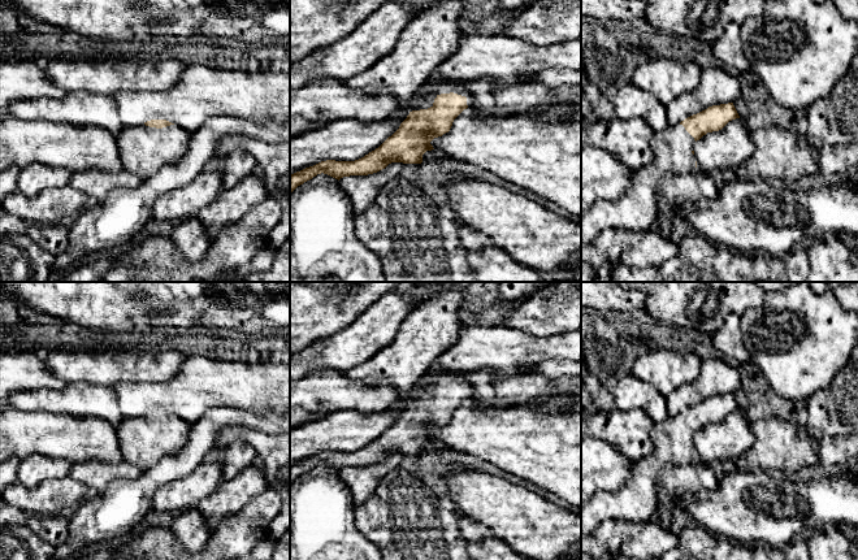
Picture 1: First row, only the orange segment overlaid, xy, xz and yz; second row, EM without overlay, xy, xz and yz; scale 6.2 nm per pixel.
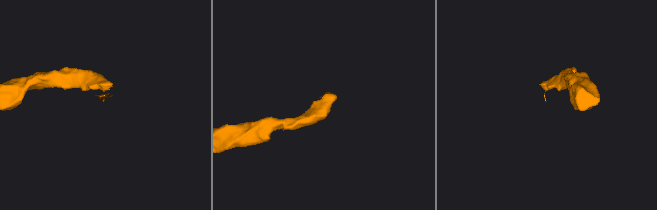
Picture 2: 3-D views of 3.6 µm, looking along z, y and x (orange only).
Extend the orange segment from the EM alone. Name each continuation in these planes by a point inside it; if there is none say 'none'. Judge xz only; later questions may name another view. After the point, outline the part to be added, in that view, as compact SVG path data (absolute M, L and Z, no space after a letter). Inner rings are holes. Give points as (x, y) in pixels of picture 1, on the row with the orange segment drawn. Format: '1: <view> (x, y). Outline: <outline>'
1: xz (436, 85). Outline: M434 69L426 83L419 88L416 95L407 103L412 110L428 109L433 107L434 99L441 94L458 94L467 97L467 105L471 108L473 104L472 95L456 83L456 79L448 79L443 77L437 69Z

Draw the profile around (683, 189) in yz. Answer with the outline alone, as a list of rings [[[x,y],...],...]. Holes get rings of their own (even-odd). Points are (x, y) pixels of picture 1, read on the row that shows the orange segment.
[[[694,168],[689,173],[668,175],[660,185],[660,212],[681,217],[681,205],[714,199],[719,188],[708,173]]]

